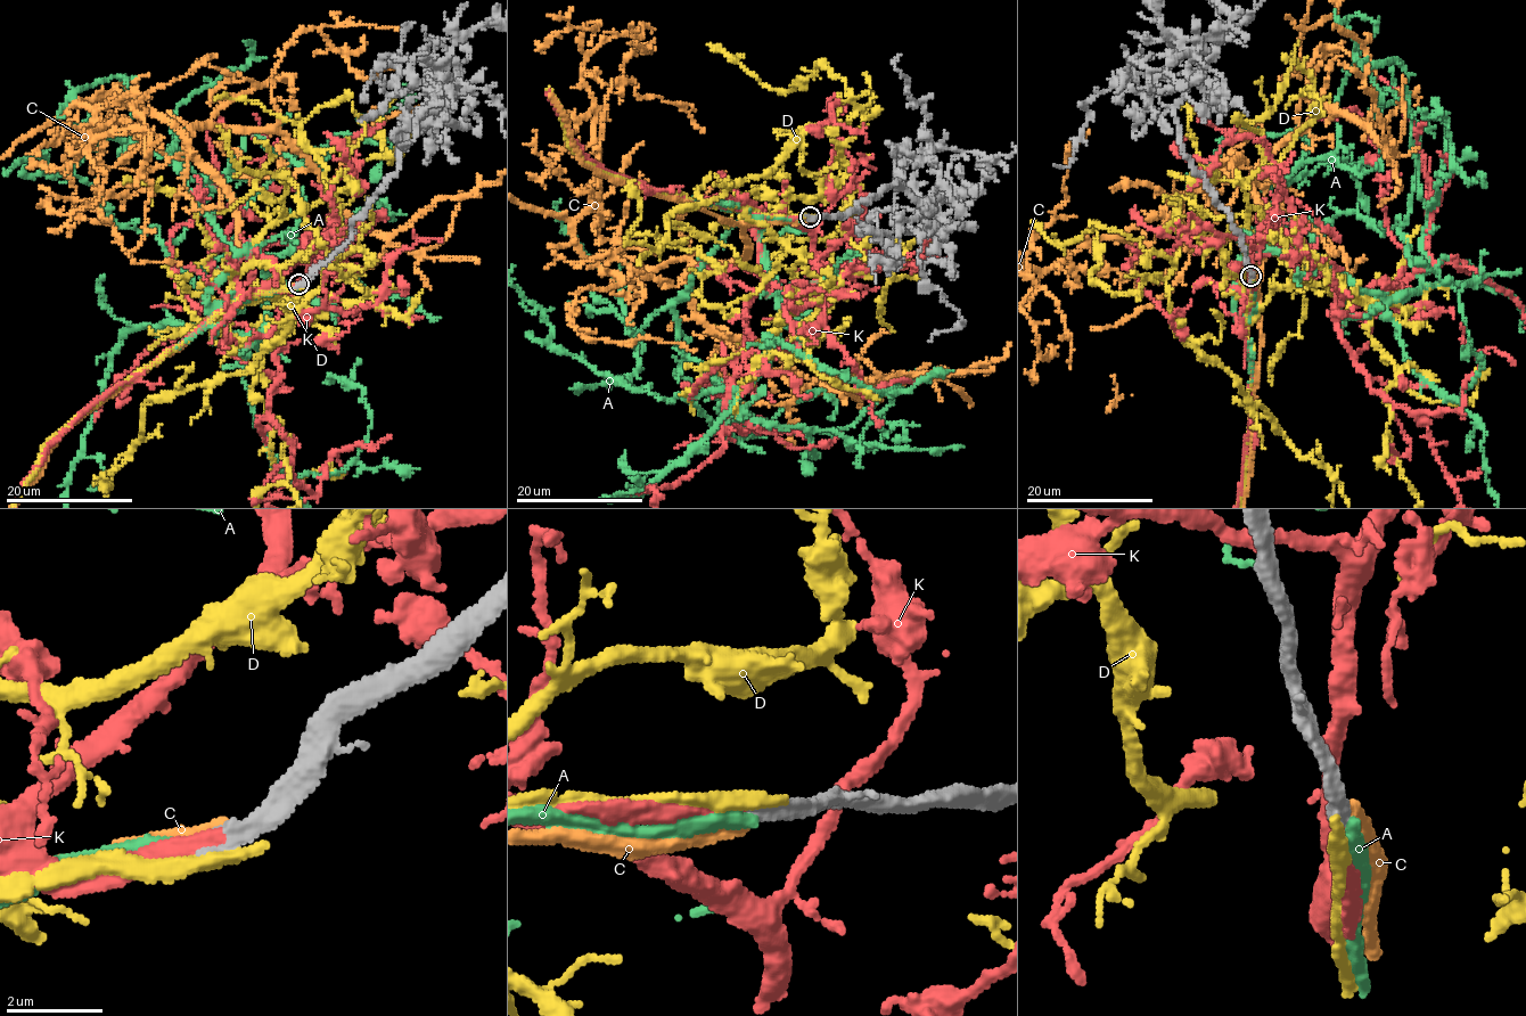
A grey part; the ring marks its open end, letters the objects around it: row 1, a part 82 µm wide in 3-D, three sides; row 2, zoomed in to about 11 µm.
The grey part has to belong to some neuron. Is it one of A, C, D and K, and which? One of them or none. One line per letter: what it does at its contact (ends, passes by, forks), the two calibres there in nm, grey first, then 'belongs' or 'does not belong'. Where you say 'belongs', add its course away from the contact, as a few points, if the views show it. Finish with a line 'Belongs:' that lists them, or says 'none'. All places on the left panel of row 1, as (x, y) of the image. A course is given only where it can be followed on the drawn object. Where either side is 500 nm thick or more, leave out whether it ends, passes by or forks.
A: it ends | 400/360 nm | does not belong
C: it ends | 400/280 nm | does not belong
D: it ends | 380/400 nm | does not belong
K: it ends | 400/320 nm | belongs
Belongs: K

